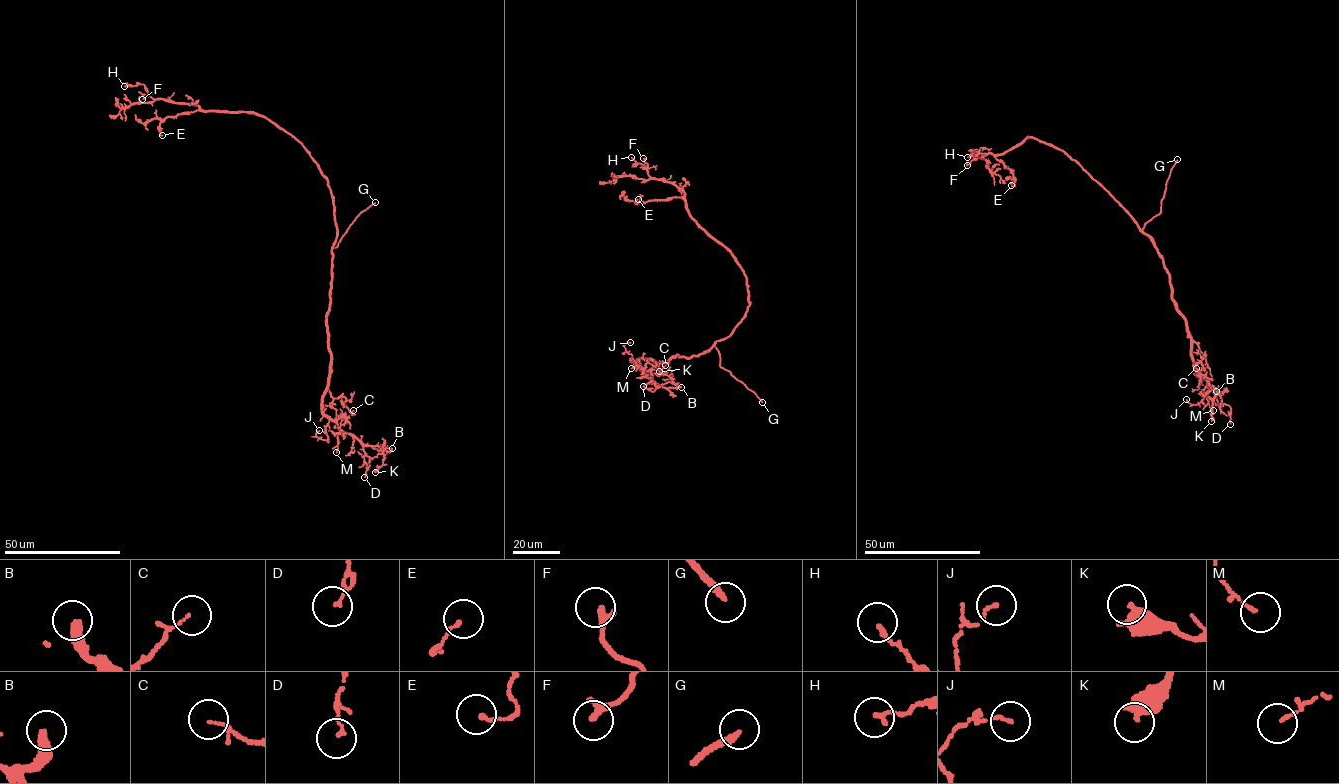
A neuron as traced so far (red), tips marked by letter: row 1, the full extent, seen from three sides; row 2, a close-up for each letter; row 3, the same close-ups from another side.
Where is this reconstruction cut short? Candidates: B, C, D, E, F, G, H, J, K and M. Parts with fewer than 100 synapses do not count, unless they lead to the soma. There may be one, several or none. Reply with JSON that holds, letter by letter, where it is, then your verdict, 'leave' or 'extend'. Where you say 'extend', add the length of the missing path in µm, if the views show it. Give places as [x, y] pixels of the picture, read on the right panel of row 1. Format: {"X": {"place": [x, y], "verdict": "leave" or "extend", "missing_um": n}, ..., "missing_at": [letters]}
{"B": {"place": [1216, 391], "verdict": "leave"}, "C": {"place": [1196, 368], "verdict": "leave"}, "D": {"place": [1230, 424], "verdict": "leave"}, "E": {"place": [1011, 185], "verdict": "leave"}, "F": {"place": [967, 165], "verdict": "leave"}, "G": {"place": [1177, 159], "verdict": "extend", "missing_um": 15}, "H": {"place": [967, 157], "verdict": "leave"}, "J": {"place": [1186, 399], "verdict": "leave"}, "K": {"place": [1211, 421], "verdict": "leave"}, "M": {"place": [1213, 410], "verdict": "leave"}, "missing_at": ["G"]}

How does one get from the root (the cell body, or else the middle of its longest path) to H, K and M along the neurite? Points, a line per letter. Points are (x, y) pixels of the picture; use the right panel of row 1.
H: (1112, 196), (1062, 151), (1034, 137), (1026, 138), (1003, 153), (989, 153), (981, 159), (973, 149), (967, 157)
K: (1112, 196), (1150, 238), (1169, 274), (1171, 299), (1186, 322), (1195, 371), (1220, 394), (1214, 393), (1211, 421)
M: (1112, 196), (1162, 259), (1171, 299), (1186, 322), (1195, 371), (1209, 384), (1206, 399), (1213, 410)

